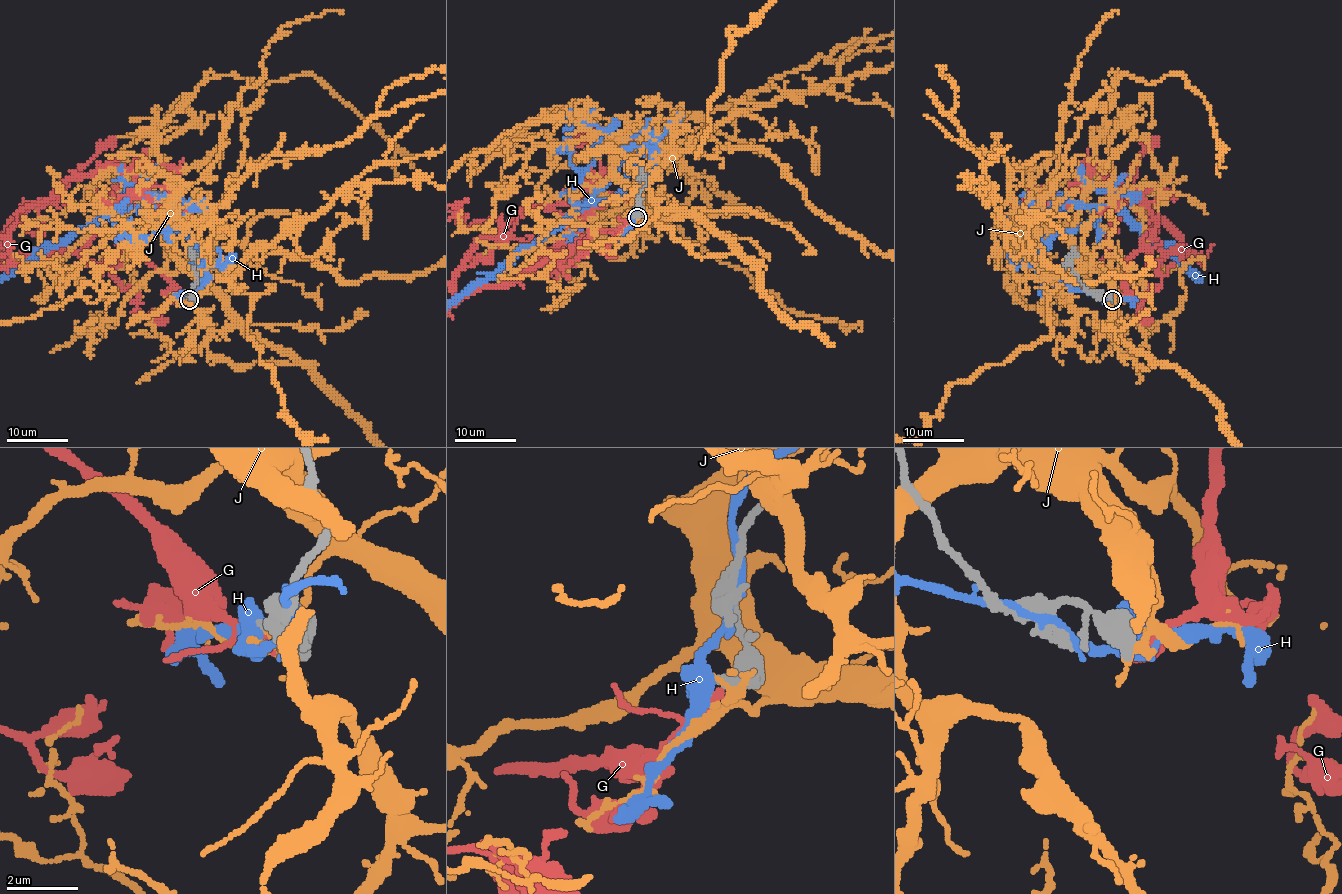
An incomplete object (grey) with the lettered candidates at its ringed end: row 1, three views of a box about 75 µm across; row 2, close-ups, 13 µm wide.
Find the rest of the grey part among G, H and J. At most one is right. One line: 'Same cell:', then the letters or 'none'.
Same cell: G

